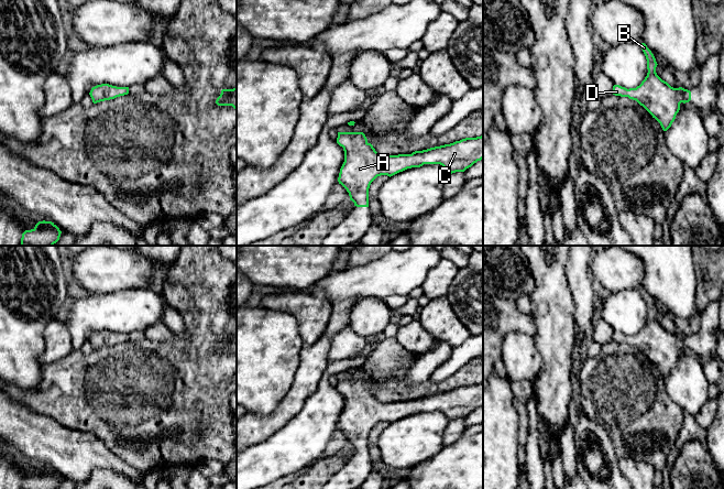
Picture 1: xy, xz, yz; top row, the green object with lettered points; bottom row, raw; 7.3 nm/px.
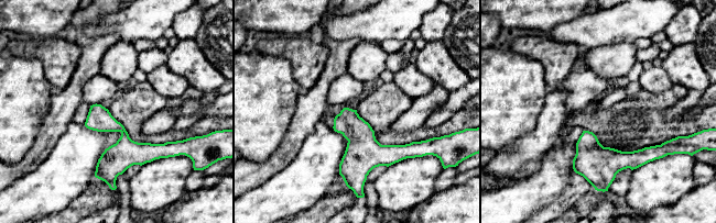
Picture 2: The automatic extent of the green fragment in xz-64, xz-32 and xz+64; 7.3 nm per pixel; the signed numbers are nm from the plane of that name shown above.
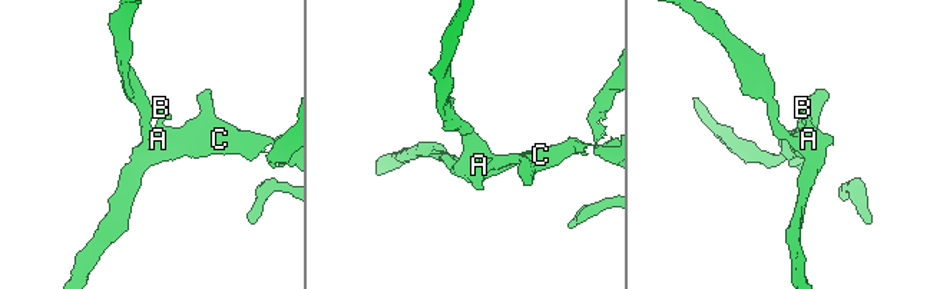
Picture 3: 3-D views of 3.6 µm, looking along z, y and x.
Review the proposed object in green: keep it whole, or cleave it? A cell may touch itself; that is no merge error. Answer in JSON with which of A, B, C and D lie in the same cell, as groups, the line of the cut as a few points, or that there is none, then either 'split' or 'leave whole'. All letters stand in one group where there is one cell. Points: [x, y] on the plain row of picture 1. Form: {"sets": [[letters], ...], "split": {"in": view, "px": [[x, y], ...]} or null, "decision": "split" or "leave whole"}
{"sets": [["A", "B", "C", "D"]], "split": null, "decision": "leave whole"}

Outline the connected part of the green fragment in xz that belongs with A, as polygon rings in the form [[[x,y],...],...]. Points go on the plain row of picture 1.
[[[338,379],[344,409],[338,428],[356,454],[369,454],[369,435],[381,422],[393,423],[424,411],[440,411],[448,421],[464,419],[483,405],[483,382],[465,384],[450,391],[415,398],[412,401],[383,403],[368,389],[363,379]]]

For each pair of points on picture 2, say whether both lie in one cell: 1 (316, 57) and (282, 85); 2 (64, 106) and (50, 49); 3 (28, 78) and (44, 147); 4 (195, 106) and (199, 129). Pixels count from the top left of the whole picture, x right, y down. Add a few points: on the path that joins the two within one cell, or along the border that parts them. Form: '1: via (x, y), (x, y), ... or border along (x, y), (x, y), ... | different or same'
1: border along (277, 56), (290, 63), (302, 89) | different
2: border along (75, 69), (71, 80), (62, 89), (55, 91) | different
3: border along (50, 104), (50, 110), (28, 152) | different
4: border along (221, 115), (205, 115), (203, 118) | different

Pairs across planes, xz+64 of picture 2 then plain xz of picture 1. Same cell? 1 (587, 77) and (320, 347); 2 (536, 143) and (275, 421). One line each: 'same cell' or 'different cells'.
1: different cells
2: same cell

